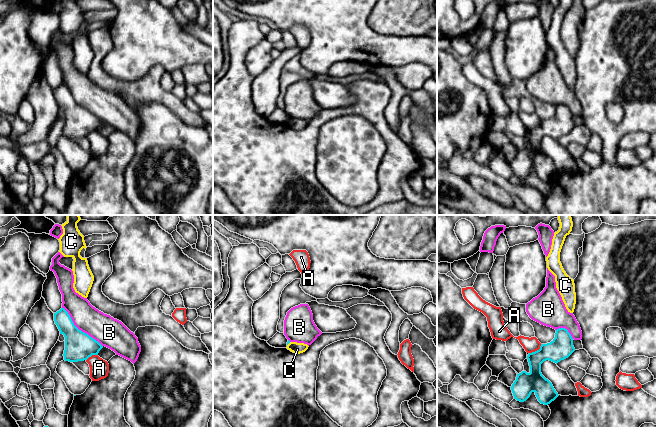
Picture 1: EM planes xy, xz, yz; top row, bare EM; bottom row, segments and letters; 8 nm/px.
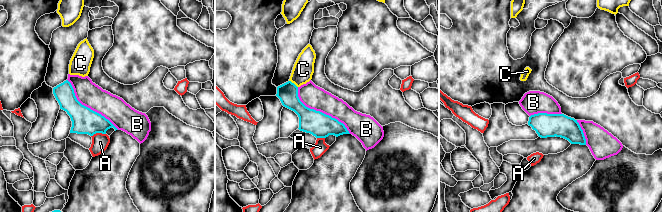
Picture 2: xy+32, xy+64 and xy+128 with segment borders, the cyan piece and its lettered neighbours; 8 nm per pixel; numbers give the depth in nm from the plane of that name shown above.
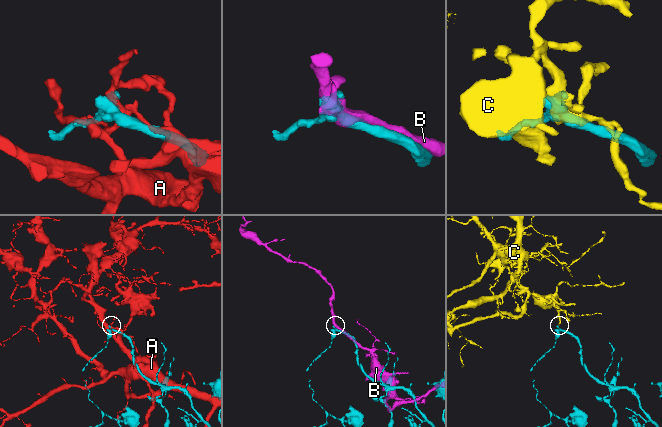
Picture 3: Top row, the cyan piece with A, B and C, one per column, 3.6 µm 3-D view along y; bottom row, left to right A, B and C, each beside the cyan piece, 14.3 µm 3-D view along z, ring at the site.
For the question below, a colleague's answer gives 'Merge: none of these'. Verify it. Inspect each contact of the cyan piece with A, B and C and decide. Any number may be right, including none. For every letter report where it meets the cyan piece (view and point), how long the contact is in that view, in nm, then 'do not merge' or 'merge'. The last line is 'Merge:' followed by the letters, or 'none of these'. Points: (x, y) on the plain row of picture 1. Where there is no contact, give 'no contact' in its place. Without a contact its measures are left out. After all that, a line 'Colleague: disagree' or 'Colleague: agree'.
A: yz (537, 126) | 130 nm | do not merge
B: xy (80, 106) | 460 nm | do not merge
C: xz (288, 119) | 40 nm | do not merge
Merge: none of these
Colleague: agree

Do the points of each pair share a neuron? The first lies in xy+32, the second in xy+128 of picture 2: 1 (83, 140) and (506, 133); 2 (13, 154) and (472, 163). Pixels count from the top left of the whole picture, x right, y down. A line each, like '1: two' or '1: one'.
1: one
2: one

